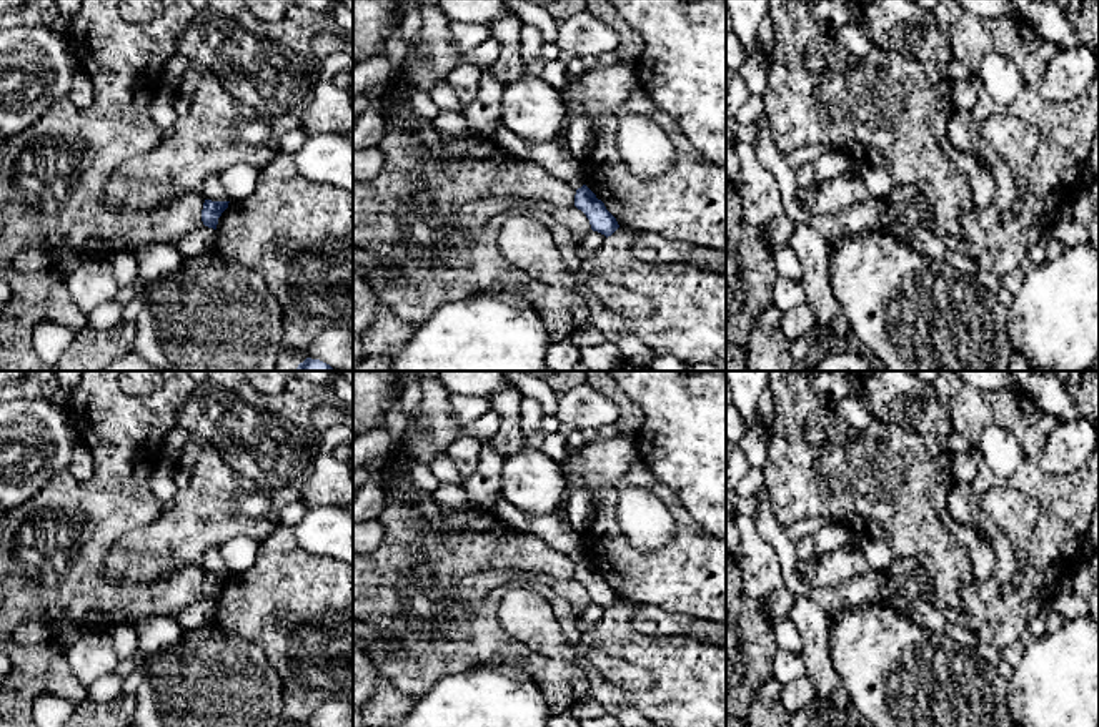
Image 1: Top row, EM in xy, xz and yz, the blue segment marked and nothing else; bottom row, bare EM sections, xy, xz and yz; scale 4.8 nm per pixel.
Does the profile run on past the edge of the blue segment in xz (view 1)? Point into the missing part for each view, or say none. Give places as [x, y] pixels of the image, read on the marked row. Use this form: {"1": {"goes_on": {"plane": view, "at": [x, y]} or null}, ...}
{"1": {"goes_on": null}}

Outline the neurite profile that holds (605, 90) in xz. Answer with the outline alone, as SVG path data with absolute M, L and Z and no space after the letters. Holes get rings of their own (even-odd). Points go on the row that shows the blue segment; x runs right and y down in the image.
M601 65L596 70L584 72L576 82L561 90L564 101L564 120L556 143L568 148L566 128L576 108L586 116L598 121L604 115L621 115L629 95L639 88L634 67L629 65Z

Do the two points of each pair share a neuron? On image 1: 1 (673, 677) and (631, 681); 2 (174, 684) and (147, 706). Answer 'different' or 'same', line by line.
1: different
2: same

